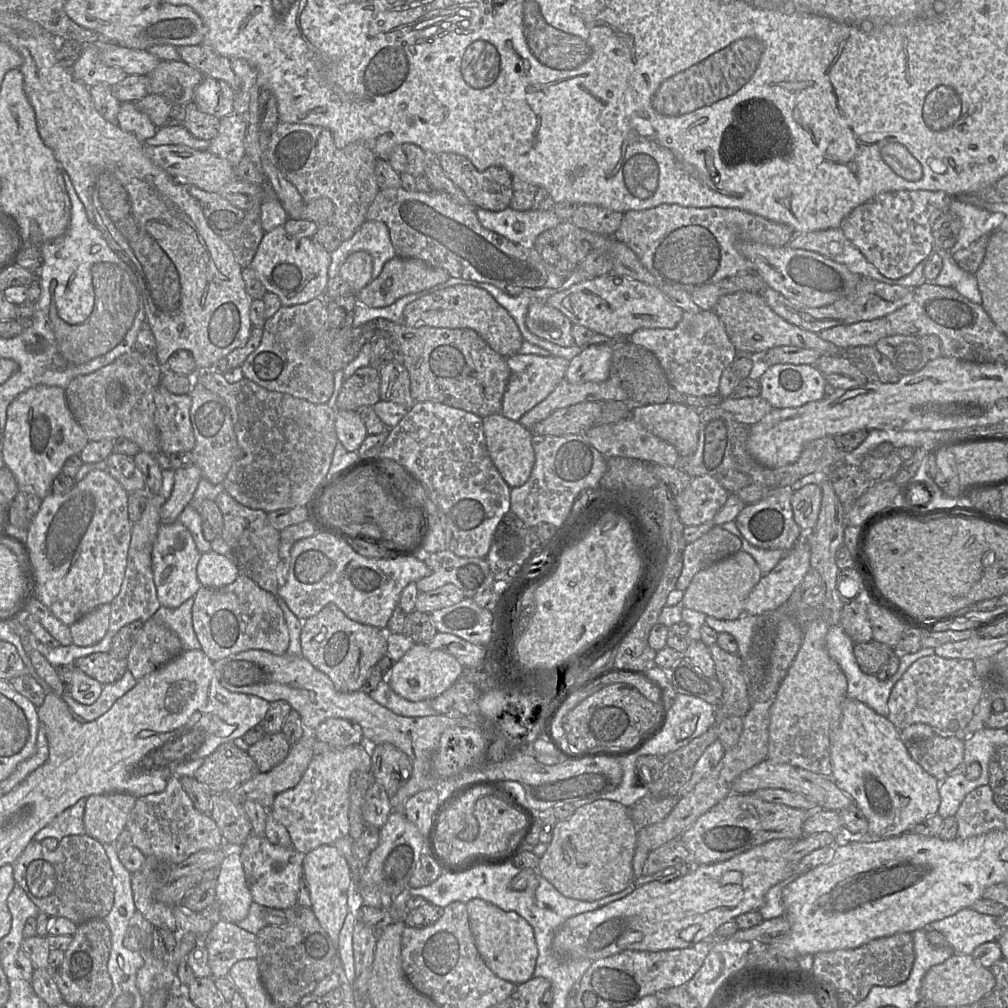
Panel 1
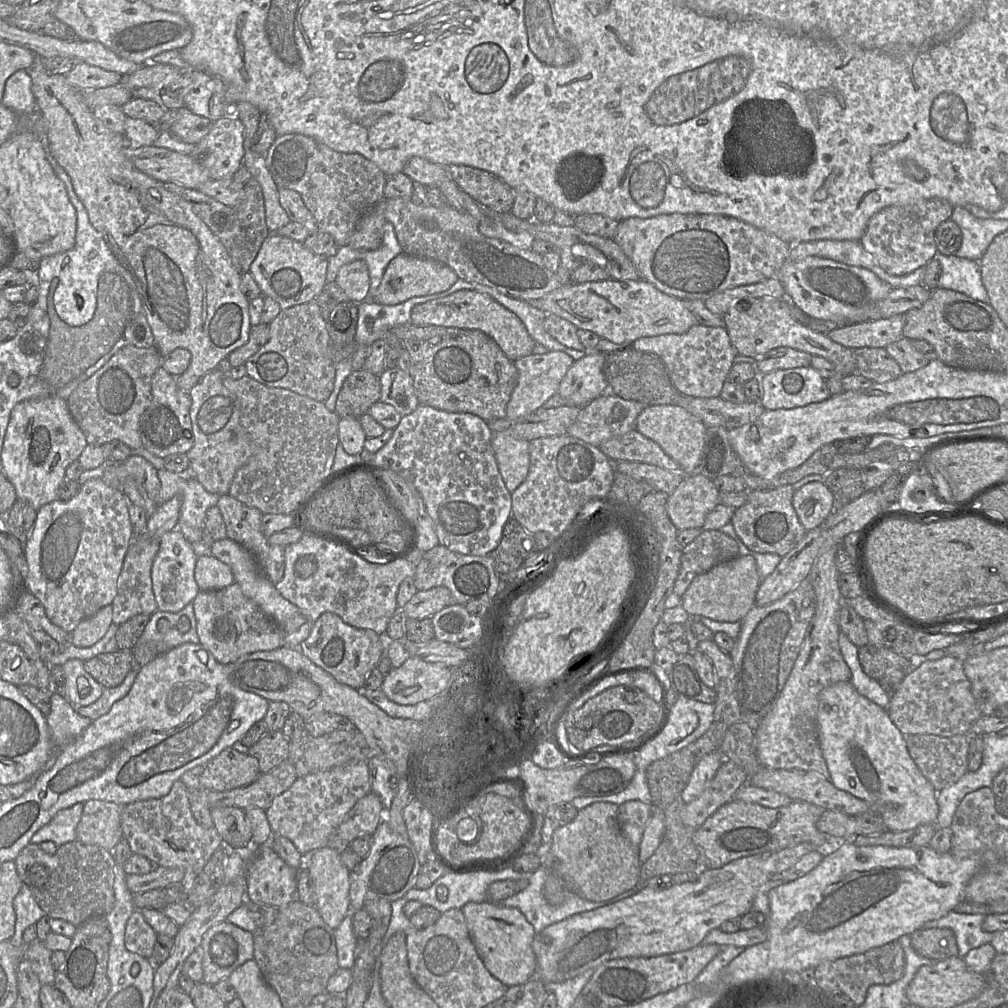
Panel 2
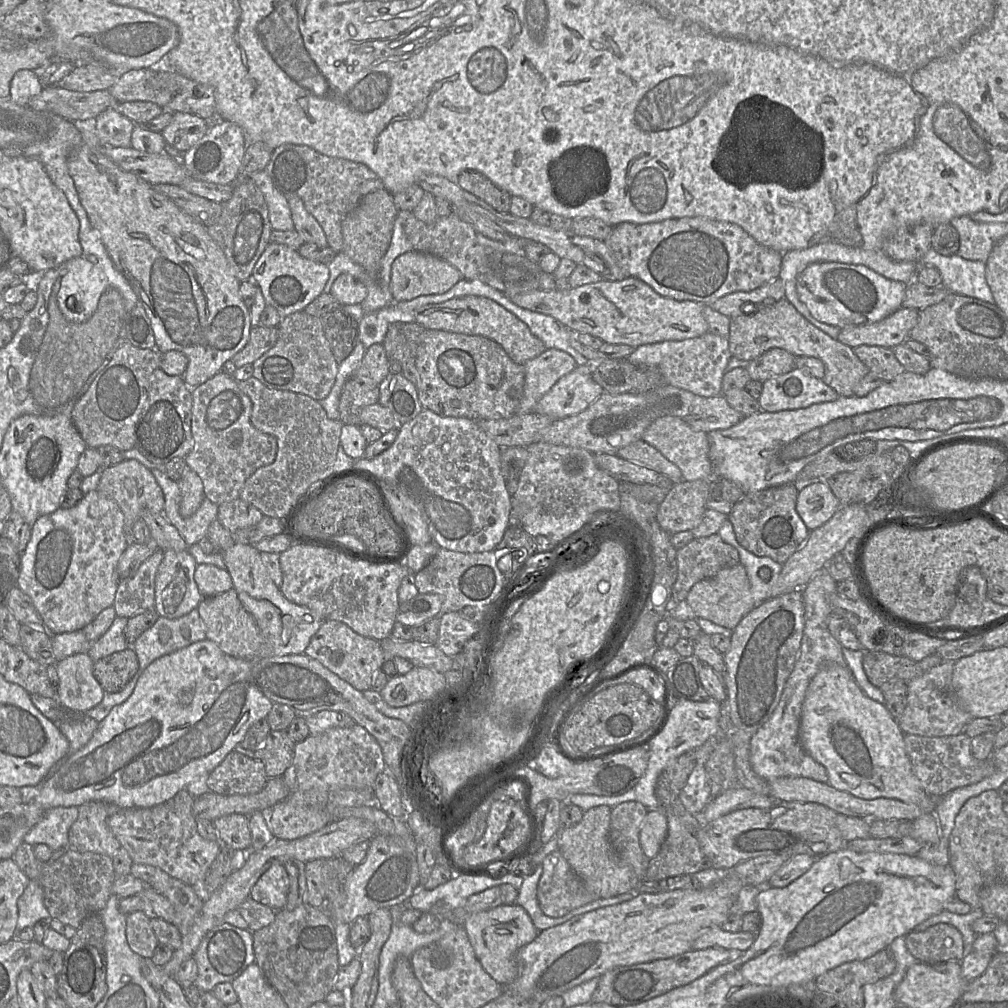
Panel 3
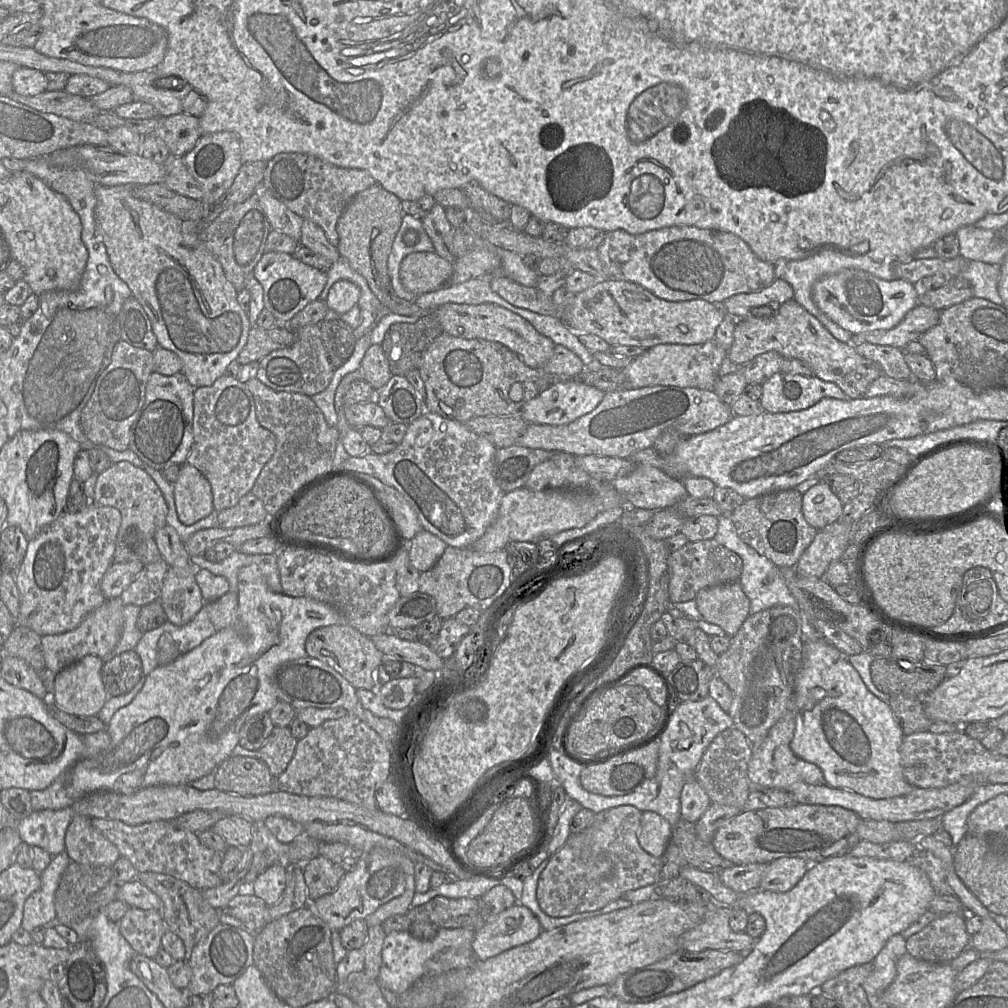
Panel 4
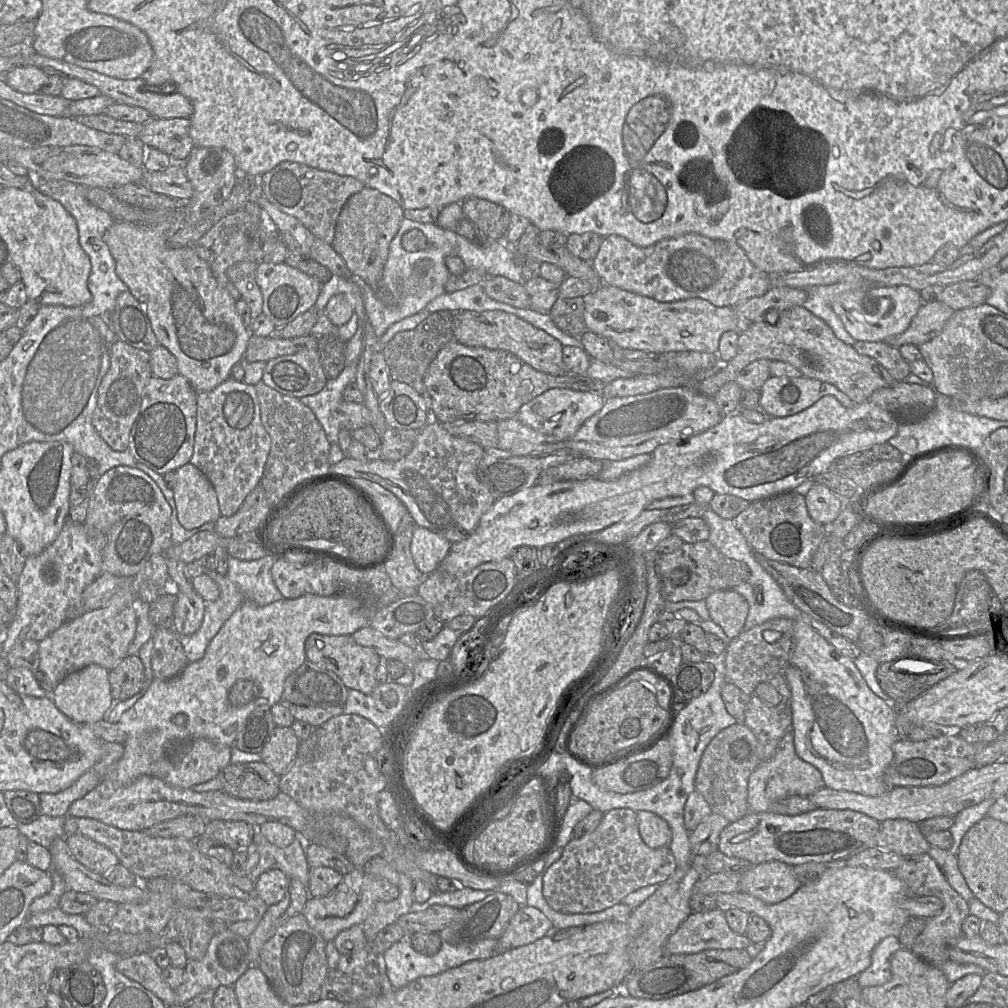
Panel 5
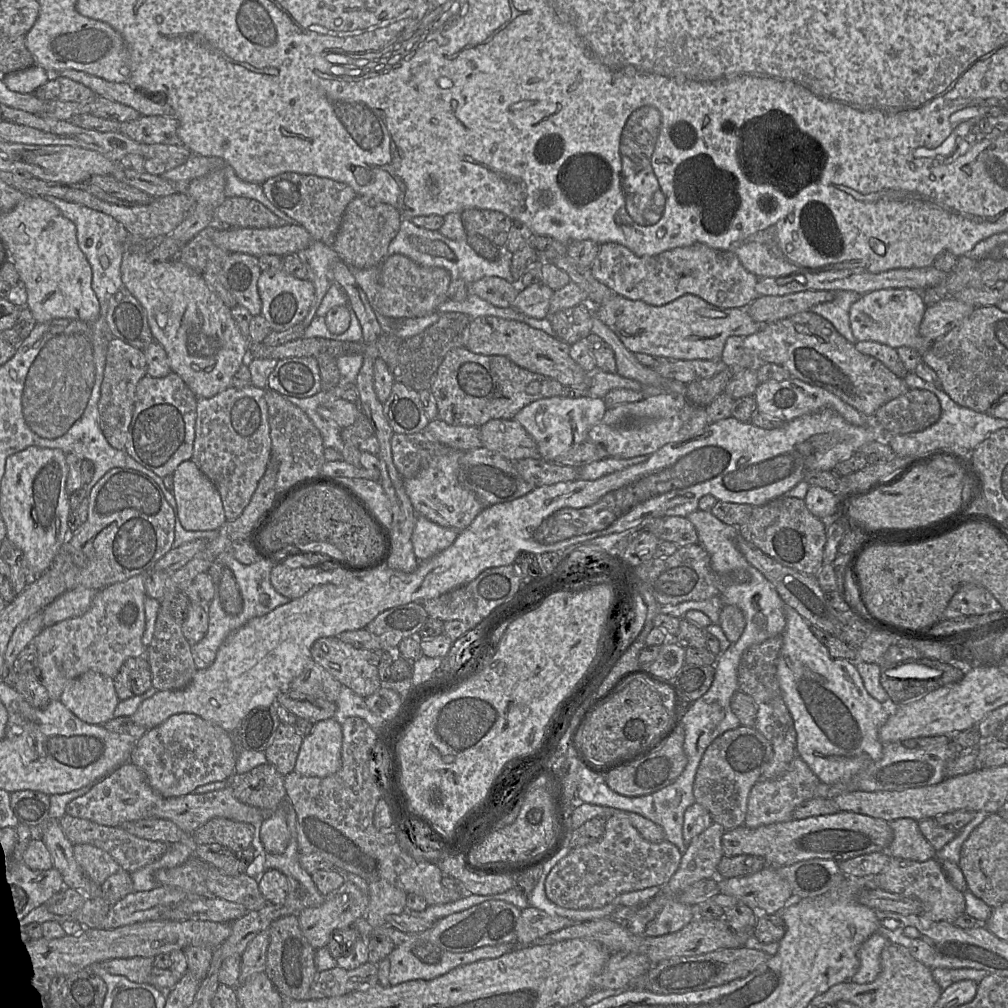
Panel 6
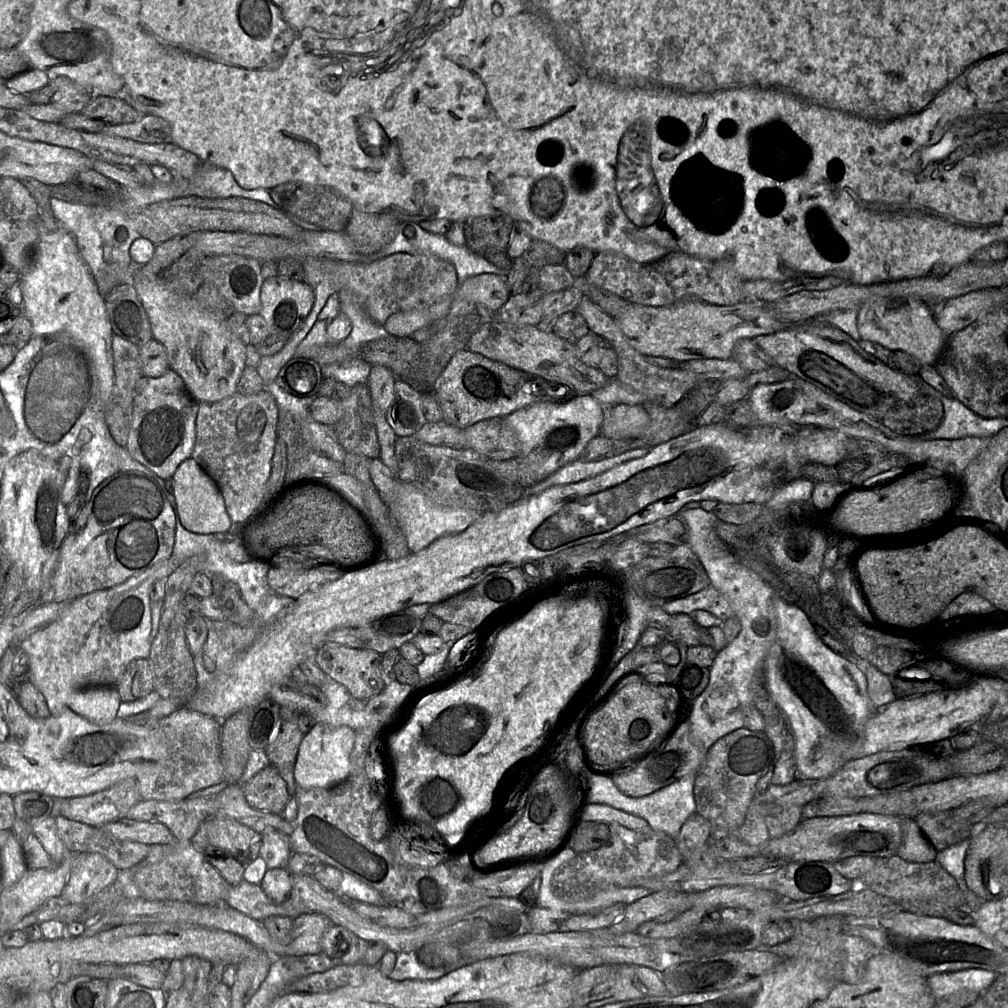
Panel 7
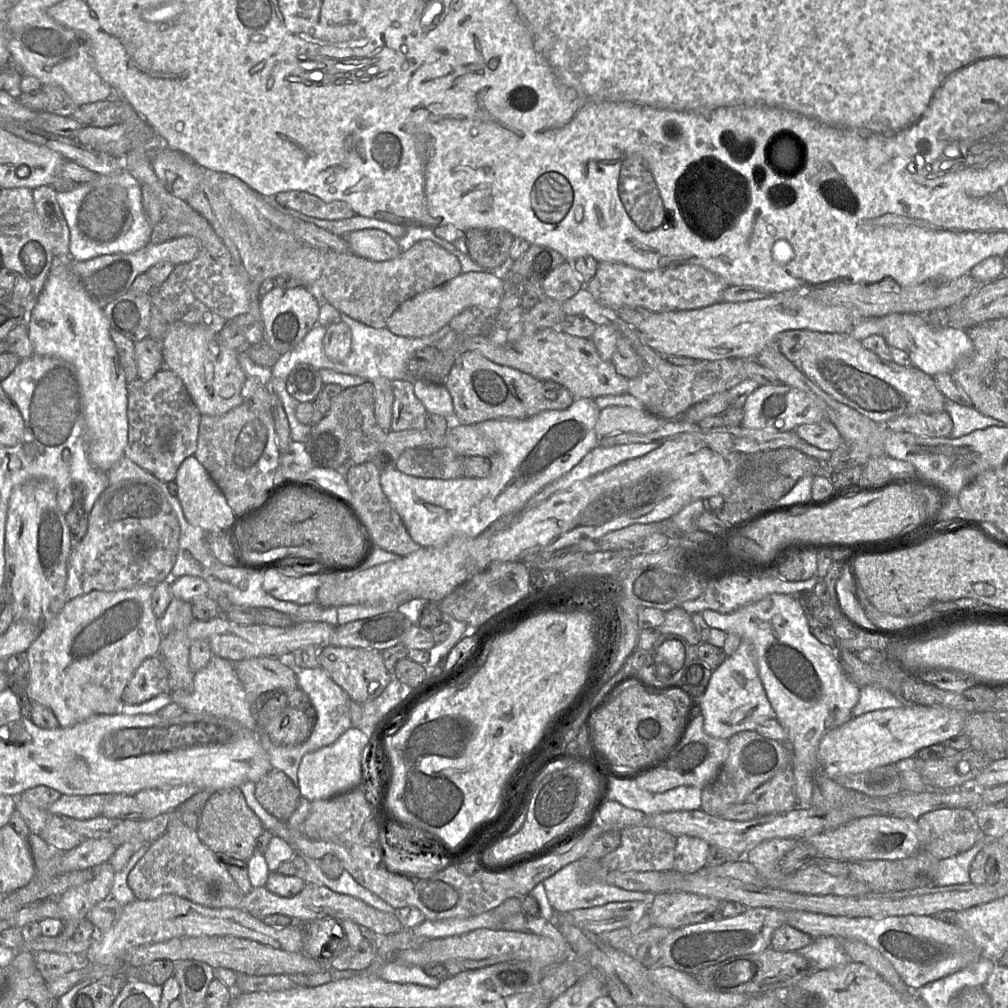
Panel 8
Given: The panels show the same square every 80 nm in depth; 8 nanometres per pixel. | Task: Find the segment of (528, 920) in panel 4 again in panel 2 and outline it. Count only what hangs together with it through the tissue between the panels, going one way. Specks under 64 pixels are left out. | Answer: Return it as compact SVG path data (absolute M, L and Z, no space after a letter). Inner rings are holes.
M469 902L462 908L470 938L486 969L507 987L535 978L536 955L533 941L536 933L517 908L491 902Z

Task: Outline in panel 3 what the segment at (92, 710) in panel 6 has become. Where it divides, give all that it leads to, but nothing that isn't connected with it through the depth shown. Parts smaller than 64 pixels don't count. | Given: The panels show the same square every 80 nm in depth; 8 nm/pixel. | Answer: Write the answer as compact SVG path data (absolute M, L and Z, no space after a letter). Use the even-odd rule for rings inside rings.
M87 653L74 654L56 663L59 677L56 699L63 708L75 713L85 713L101 702L104 690L93 675L93 665L94 661Z

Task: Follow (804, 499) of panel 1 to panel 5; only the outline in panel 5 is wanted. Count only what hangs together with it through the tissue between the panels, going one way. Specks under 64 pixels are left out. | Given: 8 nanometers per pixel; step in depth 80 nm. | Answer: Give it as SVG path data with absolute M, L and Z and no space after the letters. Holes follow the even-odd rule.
M817 483L806 494L805 501L810 517L826 527L838 517L845 505L827 486Z

